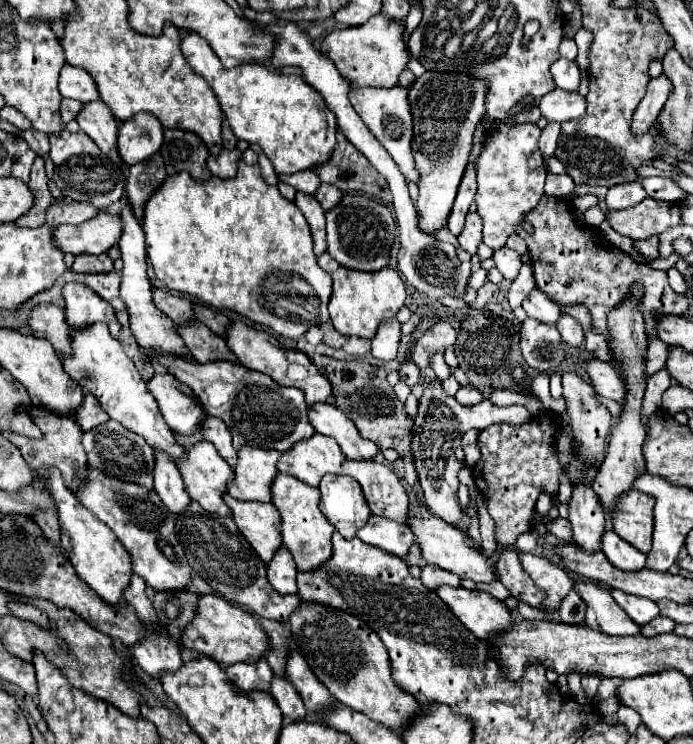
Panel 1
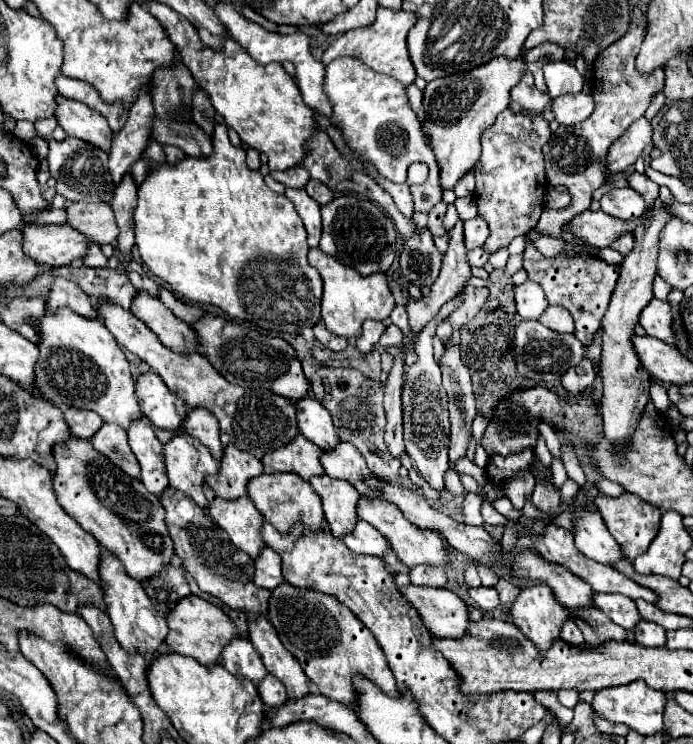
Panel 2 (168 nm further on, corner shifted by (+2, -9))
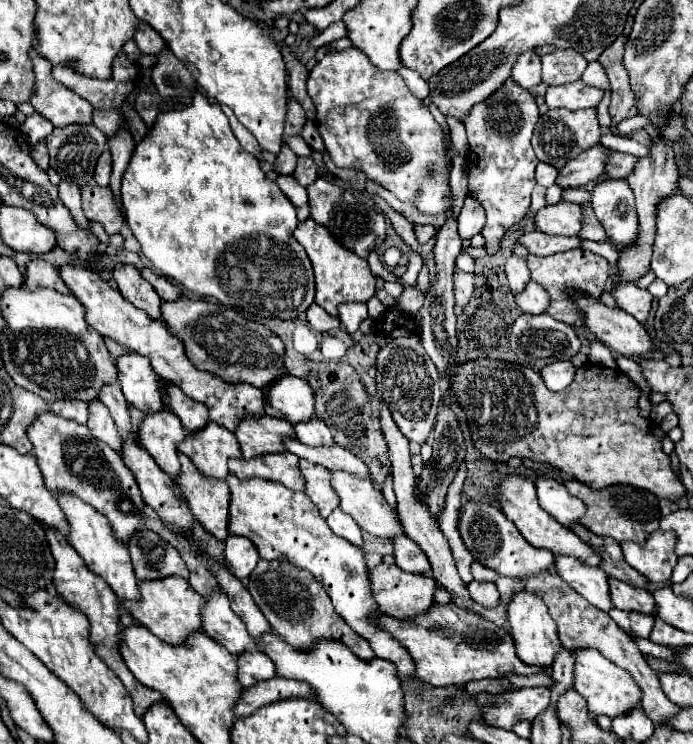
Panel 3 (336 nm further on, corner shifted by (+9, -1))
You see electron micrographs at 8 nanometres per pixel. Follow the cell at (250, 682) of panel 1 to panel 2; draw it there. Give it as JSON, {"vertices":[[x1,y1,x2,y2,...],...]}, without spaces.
{"vertices":[[233,638,221,652,221,662,223,666,237,676,249,678,251,682,259,684,263,680,263,676,267,676,267,670,257,654,257,650,253,648,253,644,247,638]]}

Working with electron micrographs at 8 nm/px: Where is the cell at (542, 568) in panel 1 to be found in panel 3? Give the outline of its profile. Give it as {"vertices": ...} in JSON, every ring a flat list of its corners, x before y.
{"vertices":[[526,590,516,592,508,602,508,624,510,624,510,634,516,642,516,652,522,662,542,664,542,666,552,664,554,654,560,650,560,642,558,642,556,622,548,614,548,608,540,596]]}

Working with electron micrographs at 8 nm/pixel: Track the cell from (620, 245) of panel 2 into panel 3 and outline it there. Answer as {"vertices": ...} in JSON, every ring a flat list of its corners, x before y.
{"vertices":[[584,204,584,228,582,228,582,238,586,240,594,240,594,242,606,242,610,240,604,226,598,222,598,218,594,216,590,204]]}

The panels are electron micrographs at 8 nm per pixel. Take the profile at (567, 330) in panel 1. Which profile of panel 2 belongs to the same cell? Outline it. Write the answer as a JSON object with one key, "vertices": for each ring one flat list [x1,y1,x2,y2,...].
{"vertices":[[549,304,547,310,543,312,543,316,539,316,539,322,545,324,547,328,555,330,555,332,561,332,561,334,575,330,571,314,565,308,559,308,559,306,553,306,553,304]]}

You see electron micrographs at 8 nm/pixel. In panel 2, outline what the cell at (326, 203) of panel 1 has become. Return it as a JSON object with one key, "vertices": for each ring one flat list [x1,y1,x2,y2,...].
{"vertices":[[309,180,305,190,307,190,307,194,309,194,317,204,327,204,327,202,333,200,333,192,331,192,327,186,319,184,319,180]]}

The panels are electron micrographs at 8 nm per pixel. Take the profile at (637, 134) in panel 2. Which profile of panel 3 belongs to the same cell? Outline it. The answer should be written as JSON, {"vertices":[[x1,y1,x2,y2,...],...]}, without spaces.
{"vertices":[[596,144,584,150,576,160,570,160,558,174,556,184,562,188,582,188,588,182,594,182,598,176,606,172,608,162,608,146]]}

